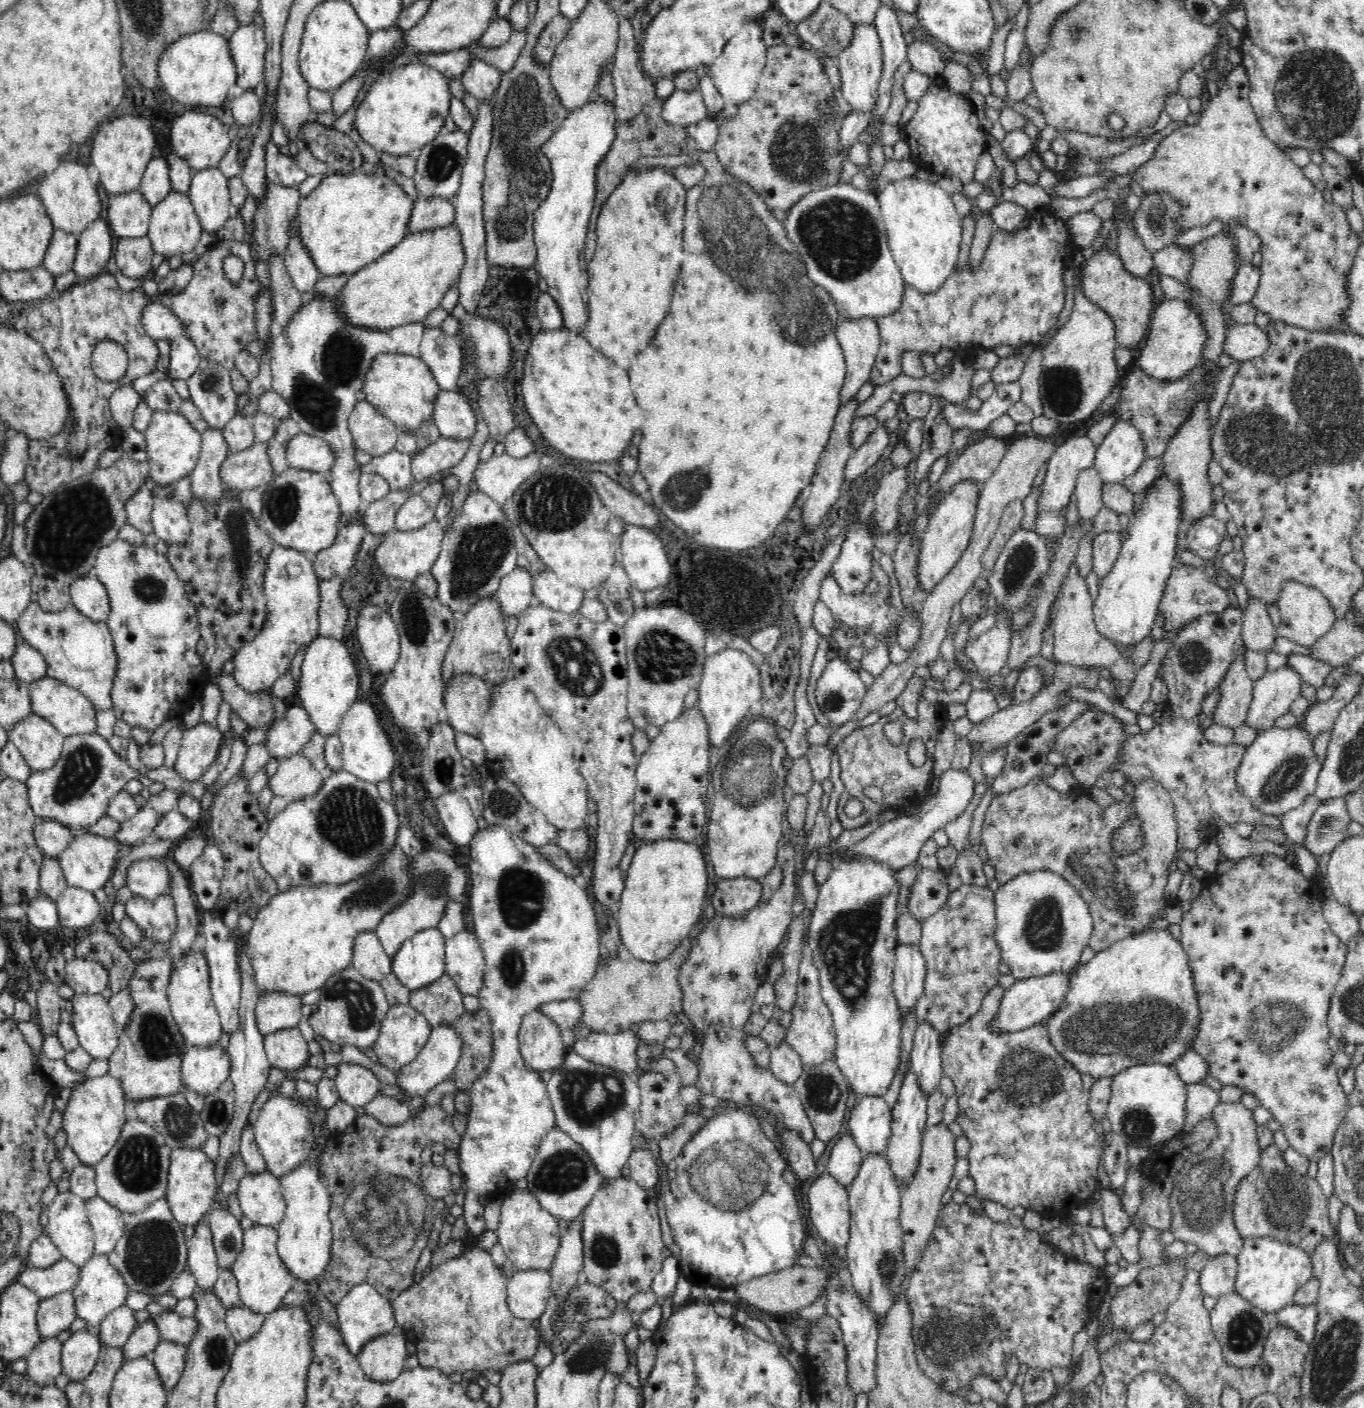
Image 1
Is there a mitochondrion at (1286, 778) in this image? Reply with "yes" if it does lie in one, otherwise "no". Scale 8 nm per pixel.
yes

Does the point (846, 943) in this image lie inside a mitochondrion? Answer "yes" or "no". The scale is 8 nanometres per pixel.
yes

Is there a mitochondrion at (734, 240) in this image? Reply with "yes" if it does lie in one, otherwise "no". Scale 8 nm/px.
yes

